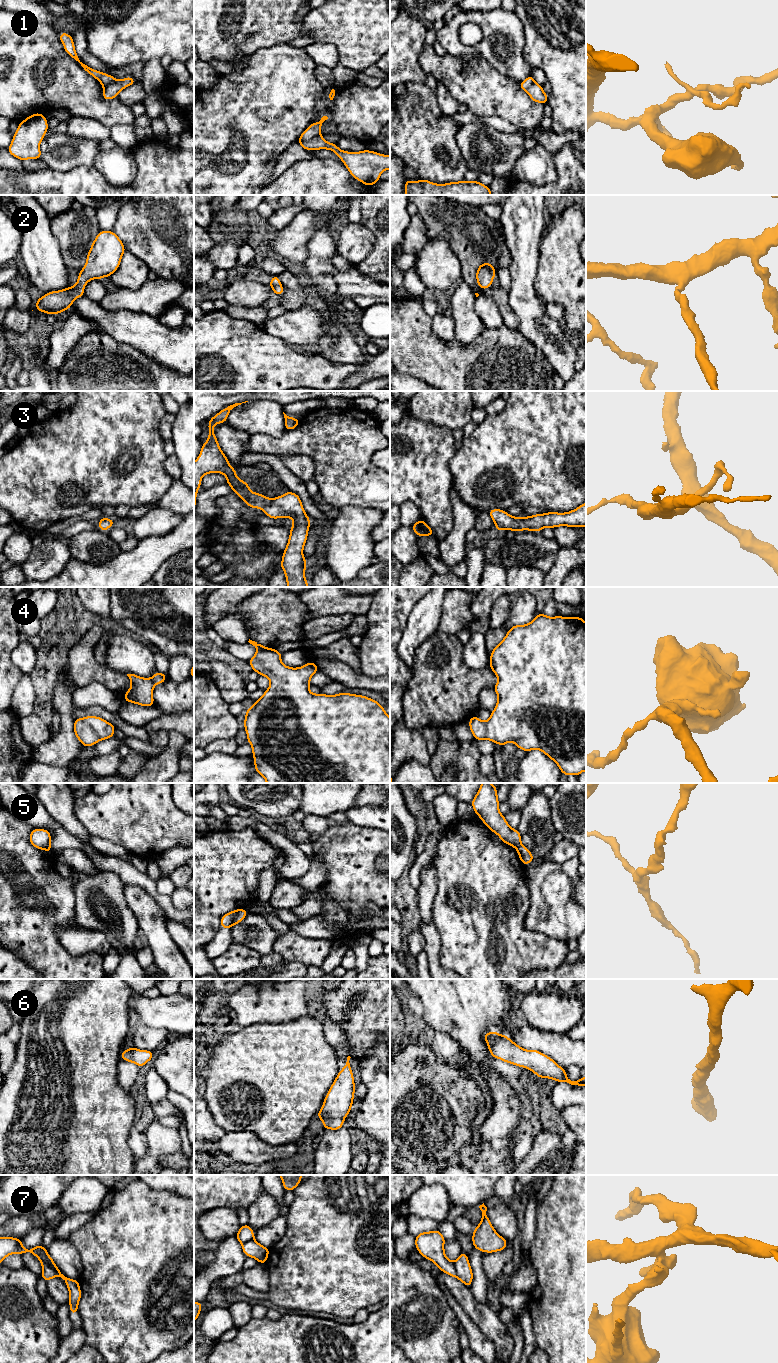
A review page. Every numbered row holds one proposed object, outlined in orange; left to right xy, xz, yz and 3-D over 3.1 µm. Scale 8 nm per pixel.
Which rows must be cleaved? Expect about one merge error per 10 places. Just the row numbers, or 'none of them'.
1, 5, 7

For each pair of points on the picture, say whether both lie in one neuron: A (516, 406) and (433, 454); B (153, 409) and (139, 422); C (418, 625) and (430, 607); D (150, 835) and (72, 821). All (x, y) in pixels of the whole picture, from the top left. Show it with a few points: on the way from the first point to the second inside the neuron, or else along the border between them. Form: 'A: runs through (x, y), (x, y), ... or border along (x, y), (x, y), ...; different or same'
A: border along (457, 450), (449, 461), (450, 473); different
B: runs through (150, 411), (142, 419); same
C: runs through (422, 621), (427, 611); same
D: border along (75, 799), (74, 814), (89, 834); different

